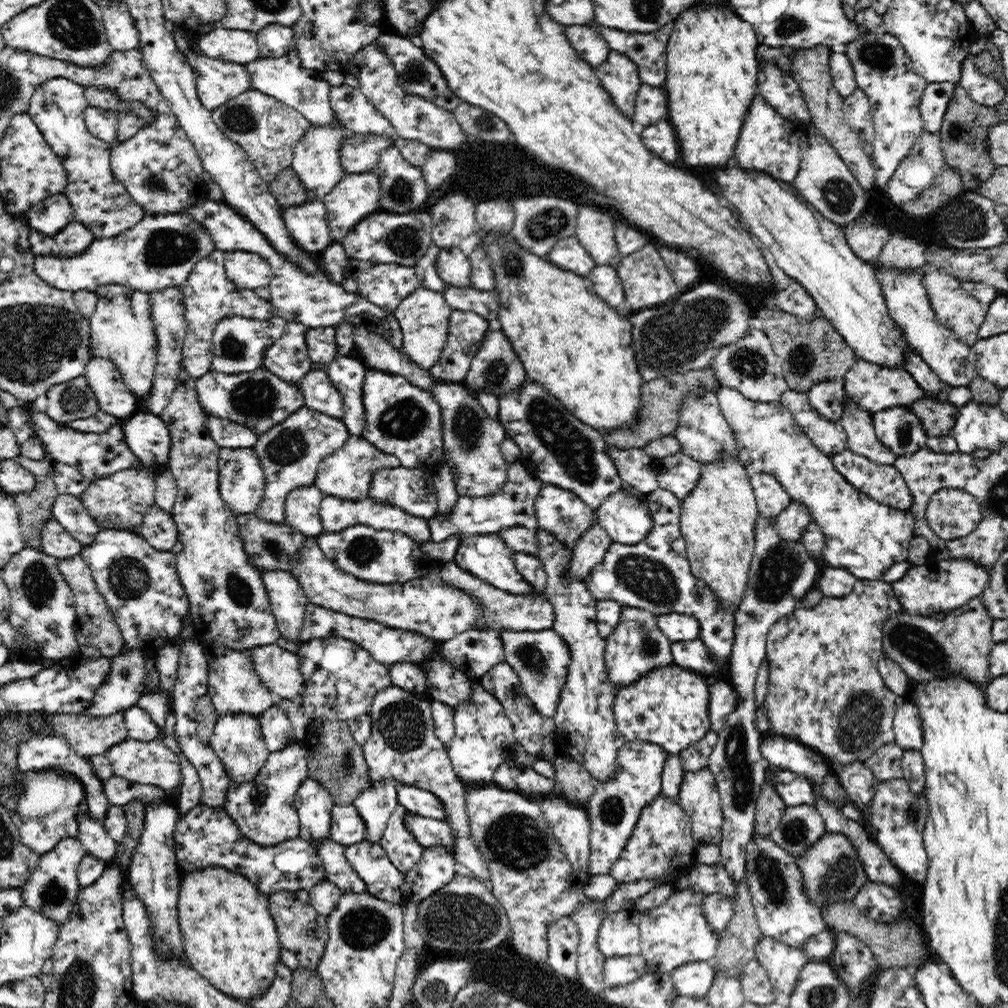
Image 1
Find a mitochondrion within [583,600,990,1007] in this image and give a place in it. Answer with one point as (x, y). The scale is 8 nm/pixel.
(860, 720)

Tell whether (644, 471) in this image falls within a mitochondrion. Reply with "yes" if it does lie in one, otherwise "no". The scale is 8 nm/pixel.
no

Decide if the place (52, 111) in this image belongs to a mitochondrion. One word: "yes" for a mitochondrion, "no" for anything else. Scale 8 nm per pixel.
no

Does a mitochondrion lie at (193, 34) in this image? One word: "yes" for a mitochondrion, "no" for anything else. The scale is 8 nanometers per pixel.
no

